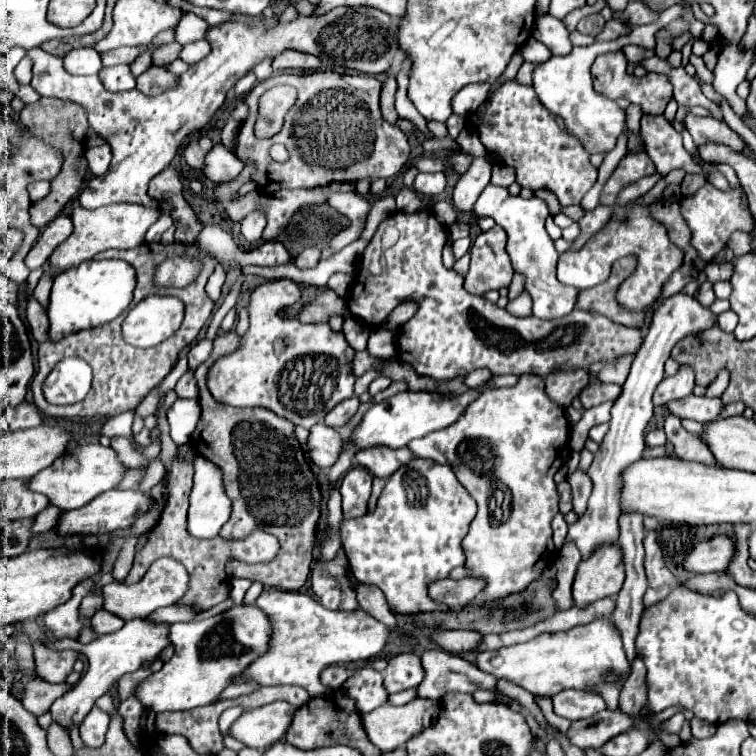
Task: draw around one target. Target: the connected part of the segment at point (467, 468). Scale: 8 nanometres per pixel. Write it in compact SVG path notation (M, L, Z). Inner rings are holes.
M523 374L515 386L483 392L467 404L455 424L409 444L419 458L431 458L431 444L435 444L479 506L463 548L471 576L483 576L487 586L471 604L483 606L489 600L521 592L541 576L551 544L551 520L559 512L553 474L567 458L567 438L569 424L563 408L545 394L545 380L535 374ZM491 480L507 486L511 494L507 508L497 504ZM537 560L541 568L533 568Z

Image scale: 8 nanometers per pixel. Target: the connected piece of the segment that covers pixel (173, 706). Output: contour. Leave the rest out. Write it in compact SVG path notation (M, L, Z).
M235 604L227 612L221 612L207 620L197 620L189 624L173 624L171 626L171 642L175 644L175 654L169 662L163 664L159 672L153 672L143 684L137 684L133 696L143 704L143 708L151 712L175 712L175 710L191 710L197 706L205 706L217 700L223 688L231 684L235 676L239 676L257 656L267 652L267 642L271 638L271 624L265 614L257 606Z

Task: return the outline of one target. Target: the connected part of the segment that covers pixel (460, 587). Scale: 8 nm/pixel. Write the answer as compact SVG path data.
M443 578L443 580L437 580L429 586L429 596L437 604L445 604L451 610L459 610L459 608L467 606L481 590L483 590L483 580Z

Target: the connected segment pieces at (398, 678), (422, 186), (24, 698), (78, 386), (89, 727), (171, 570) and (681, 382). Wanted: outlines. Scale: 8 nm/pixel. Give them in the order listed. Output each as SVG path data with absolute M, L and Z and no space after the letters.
M401 654L389 662L383 674L385 674L385 688L389 694L393 694L417 686L423 680L423 666L419 662L419 656Z
M435 172L435 174L417 174L415 178L415 190L425 194L425 196L437 196L445 190L445 176L443 172Z
M35 678L35 680L31 680L31 682L25 686L25 690L23 690L23 694L21 694L21 702L23 702L23 706L25 706L31 714L41 716L43 712L49 712L51 704L71 688L72 686L66 682L51 684L51 682L47 682L47 680Z
M79 358L61 360L45 382L45 398L51 404L75 404L91 388L91 368Z
M93 706L93 710L85 716L83 724L79 726L79 734L85 746L89 748L99 748L105 742L105 732L109 726L109 714Z
M159 558L137 584L127 586L123 582L111 582L103 586L103 608L109 612L115 612L123 620L147 618L157 608L173 606L175 602L179 602L181 596L185 596L187 588L189 588L187 570L173 558Z
M681 366L679 372L671 378L665 378L655 394L653 394L653 402L655 406L663 406L671 400L679 400L679 398L685 398L685 396L691 396L693 394L693 388L695 388L695 374L689 366Z

